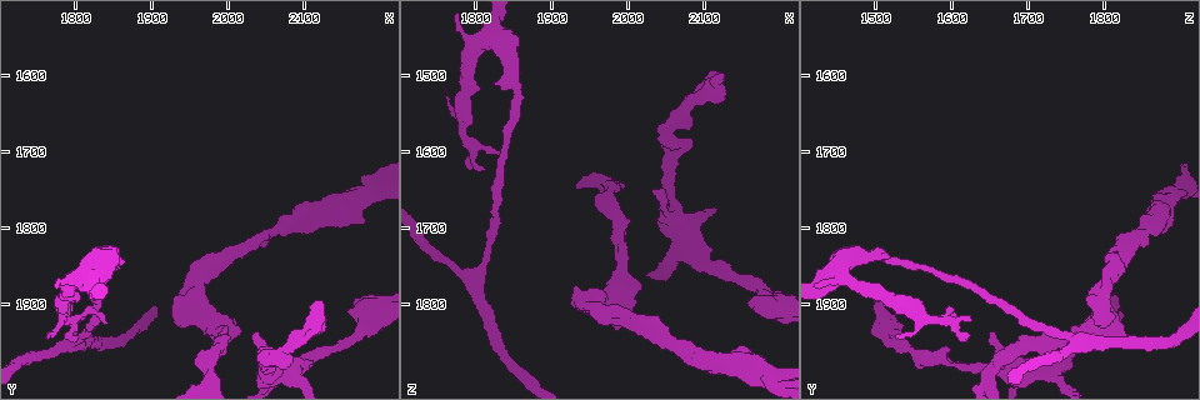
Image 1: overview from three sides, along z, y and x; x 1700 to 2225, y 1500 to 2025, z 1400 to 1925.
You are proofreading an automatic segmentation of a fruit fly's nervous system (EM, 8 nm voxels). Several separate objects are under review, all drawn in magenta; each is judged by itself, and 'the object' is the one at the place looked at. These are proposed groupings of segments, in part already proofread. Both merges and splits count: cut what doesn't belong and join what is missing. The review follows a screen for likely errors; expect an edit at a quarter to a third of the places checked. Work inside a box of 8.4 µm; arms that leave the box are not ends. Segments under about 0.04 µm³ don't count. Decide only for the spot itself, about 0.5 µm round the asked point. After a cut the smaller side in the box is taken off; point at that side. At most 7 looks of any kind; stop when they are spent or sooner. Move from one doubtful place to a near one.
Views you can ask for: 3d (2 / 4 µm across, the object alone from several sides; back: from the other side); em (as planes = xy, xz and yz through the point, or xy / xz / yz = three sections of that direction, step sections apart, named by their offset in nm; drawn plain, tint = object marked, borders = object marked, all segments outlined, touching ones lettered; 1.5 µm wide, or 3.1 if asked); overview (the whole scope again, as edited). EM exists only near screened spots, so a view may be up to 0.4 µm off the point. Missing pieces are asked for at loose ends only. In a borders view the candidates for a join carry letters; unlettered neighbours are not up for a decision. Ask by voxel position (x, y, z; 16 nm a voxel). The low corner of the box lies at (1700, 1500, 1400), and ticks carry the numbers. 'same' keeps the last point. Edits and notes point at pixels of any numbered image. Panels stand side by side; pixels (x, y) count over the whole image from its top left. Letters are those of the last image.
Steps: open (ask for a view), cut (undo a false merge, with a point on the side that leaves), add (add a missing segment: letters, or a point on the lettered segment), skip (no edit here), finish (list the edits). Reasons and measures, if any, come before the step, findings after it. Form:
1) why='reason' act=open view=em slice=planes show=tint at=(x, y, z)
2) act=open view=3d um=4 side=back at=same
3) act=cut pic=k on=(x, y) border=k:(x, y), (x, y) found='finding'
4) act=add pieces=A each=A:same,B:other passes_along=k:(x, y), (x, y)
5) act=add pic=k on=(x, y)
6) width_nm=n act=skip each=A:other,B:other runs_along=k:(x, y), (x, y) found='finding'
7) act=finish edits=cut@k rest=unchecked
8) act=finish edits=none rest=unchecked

act=open view=em slice=yz step=8 show=borders at=(2120, 1895, 1505)

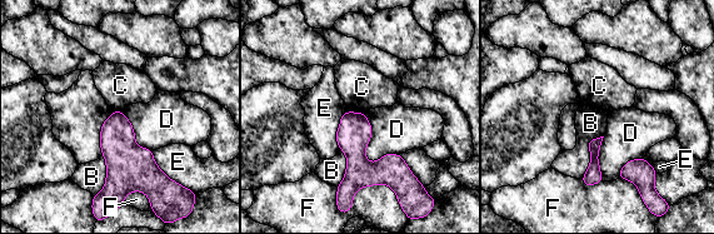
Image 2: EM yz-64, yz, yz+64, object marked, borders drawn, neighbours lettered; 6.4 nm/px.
act=open view=em slice=planes show=borders at=same

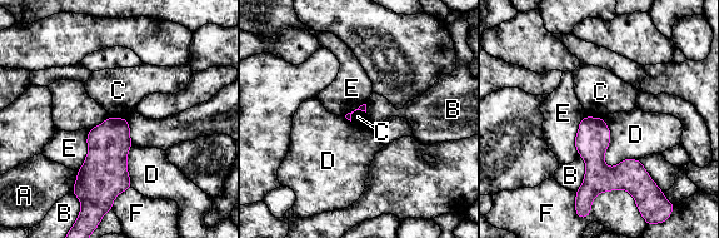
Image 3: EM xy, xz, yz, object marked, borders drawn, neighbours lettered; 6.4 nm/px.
act=skip each=A:other,B:other,C:other,D:other,E:other,F:other border=3:(365, 112), (354, 112), (350, 120) found='none of them fits'

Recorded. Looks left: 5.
why='calibre changes' act=open view=em slice=planes show=tint at=(1850, 1835, 1500)

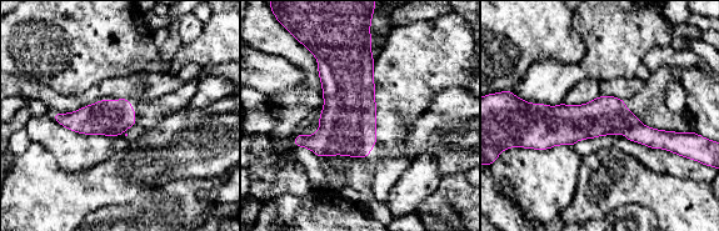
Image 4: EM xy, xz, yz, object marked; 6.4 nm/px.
why='what lies round it' act=open view=em slice=planes show=borders at=same

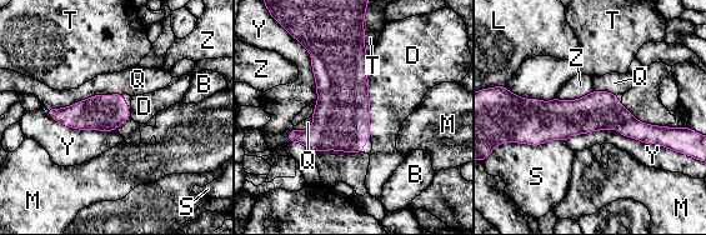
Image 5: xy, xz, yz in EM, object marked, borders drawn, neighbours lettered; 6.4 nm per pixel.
width_nm=220 act=skip each=B:other,D:other,L:other,M:other,Q:other,S:other,T:other,Y:other,Z:other border=5:(366, 55), (370, 135) found='one neuron here'

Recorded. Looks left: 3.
why='an open end' act=open view=3d um=4 at=(1980, 1945, 1825)

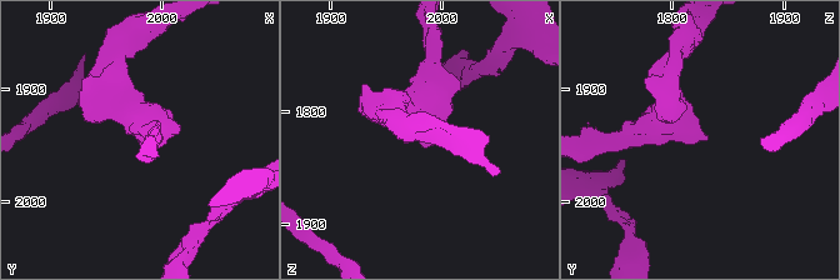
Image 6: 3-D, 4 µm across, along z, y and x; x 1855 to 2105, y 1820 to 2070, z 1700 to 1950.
act=open view=em slice=planes show=borders at=(1980, 1944, 1830)

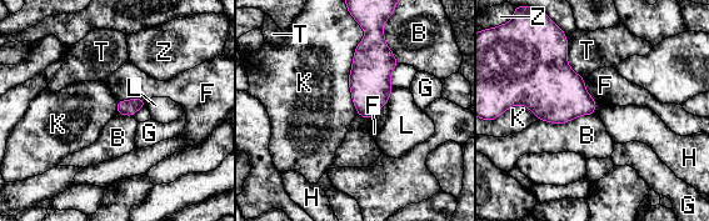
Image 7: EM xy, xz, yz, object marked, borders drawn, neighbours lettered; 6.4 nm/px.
act=skip each=B:other,F:other,G:other,H:other,K:other,L:other,T:other,Z:other border=7:(360, 25), (349, 76), (358, 114) found='no lettered segment goes on from it'

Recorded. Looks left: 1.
act=finish edits=none rest=unchecked

